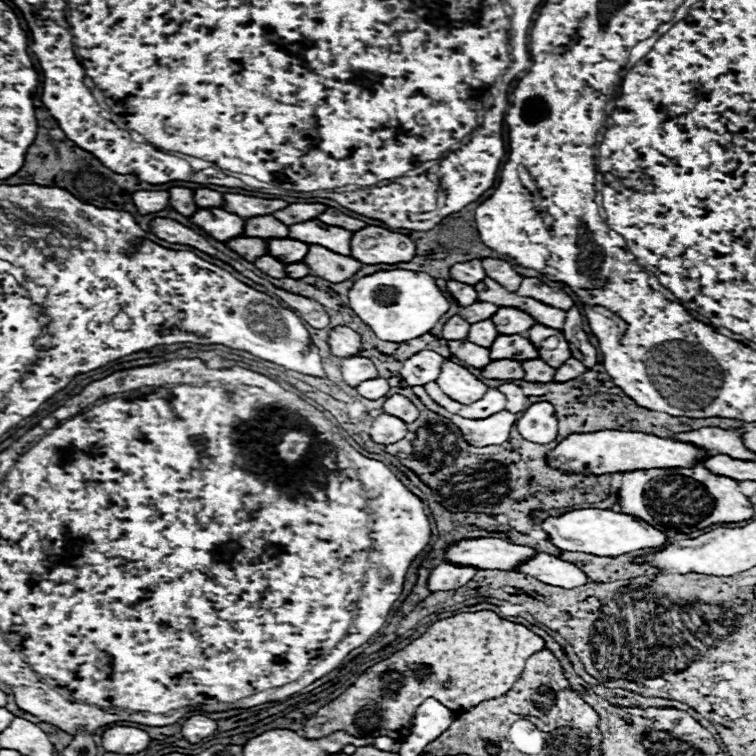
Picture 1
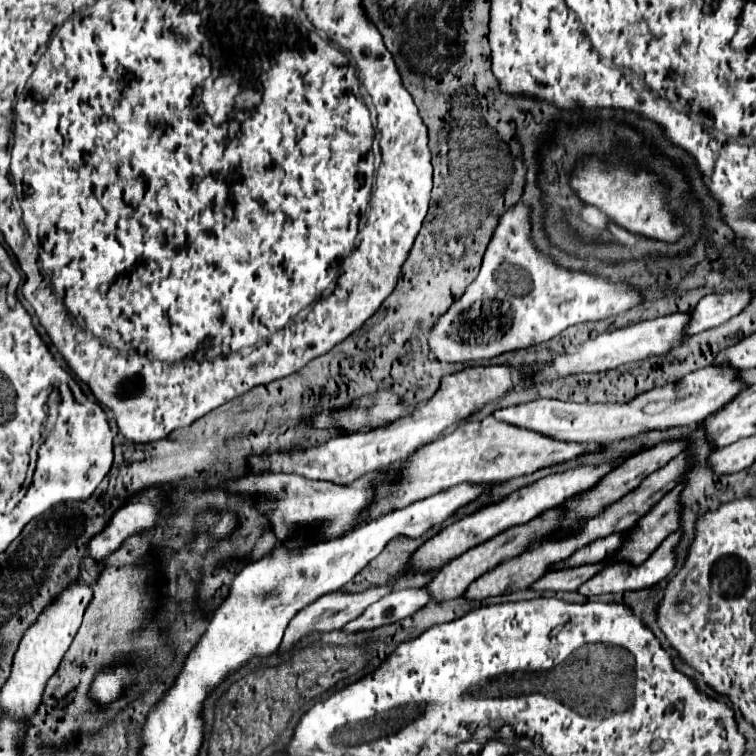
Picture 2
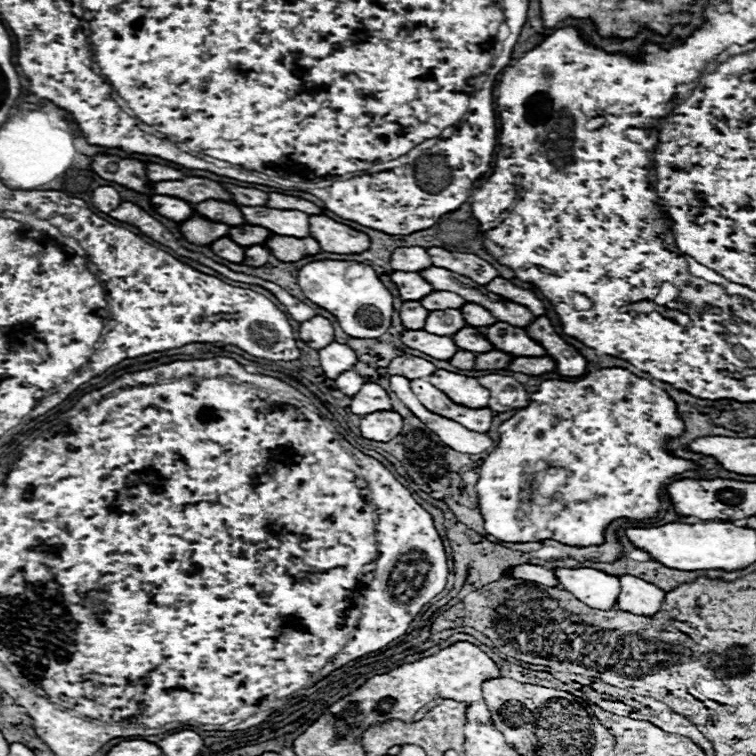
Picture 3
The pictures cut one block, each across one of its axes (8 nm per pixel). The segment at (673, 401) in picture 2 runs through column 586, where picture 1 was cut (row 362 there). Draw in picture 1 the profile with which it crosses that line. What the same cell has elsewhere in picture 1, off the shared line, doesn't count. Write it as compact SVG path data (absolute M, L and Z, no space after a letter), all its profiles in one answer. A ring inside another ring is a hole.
M422 350L404 362L400 374L408 386L424 386L438 378L442 364L444 358L440 354L432 350Z

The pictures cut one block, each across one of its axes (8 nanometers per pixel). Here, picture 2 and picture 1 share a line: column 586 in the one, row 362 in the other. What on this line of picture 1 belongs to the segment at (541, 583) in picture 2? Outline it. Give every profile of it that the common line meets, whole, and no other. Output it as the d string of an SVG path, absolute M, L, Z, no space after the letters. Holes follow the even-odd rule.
M570 358L570 360L566 360L566 364L562 364L562 368L556 368L554 380L556 380L556 382L574 380L574 376L580 376L582 372L586 372L586 368L582 368L582 364L578 364L578 360Z

